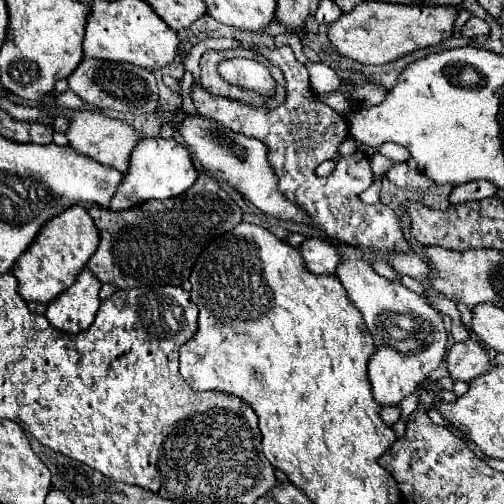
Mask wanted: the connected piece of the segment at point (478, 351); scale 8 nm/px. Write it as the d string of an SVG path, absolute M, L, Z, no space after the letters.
M470 338L466 342L456 342L450 348L448 372L454 380L470 382L480 374L488 372L488 368L490 368L490 356L480 342Z

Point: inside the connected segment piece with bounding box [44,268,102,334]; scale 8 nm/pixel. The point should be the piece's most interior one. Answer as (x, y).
(73, 311)

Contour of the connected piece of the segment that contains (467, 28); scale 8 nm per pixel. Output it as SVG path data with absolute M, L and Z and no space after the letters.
M472 16L472 18L464 24L462 34L464 34L466 38L478 36L478 34L488 34L488 24L486 24L484 20L480 20L480 18L474 18L474 16Z

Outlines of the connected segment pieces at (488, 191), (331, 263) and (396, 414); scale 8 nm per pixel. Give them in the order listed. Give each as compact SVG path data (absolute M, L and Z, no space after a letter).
M486 180L470 182L464 186L456 186L450 192L450 204L462 204L462 202L472 202L472 200L484 200L488 196L496 194L496 186Z
M306 238L300 246L306 266L312 274L336 274L336 268L342 264L342 256L336 246L322 238Z
M392 406L392 408L382 408L380 412L380 418L386 426L394 426L398 420L400 420L400 408L398 406Z

